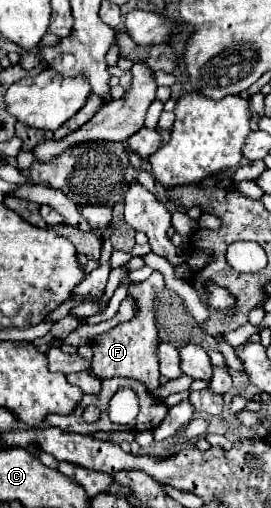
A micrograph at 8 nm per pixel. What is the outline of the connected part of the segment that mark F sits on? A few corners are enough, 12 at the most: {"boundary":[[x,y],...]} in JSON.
{"boundary":[[162,273],[130,283],[136,315],[92,339],[92,371],[160,385]]}

